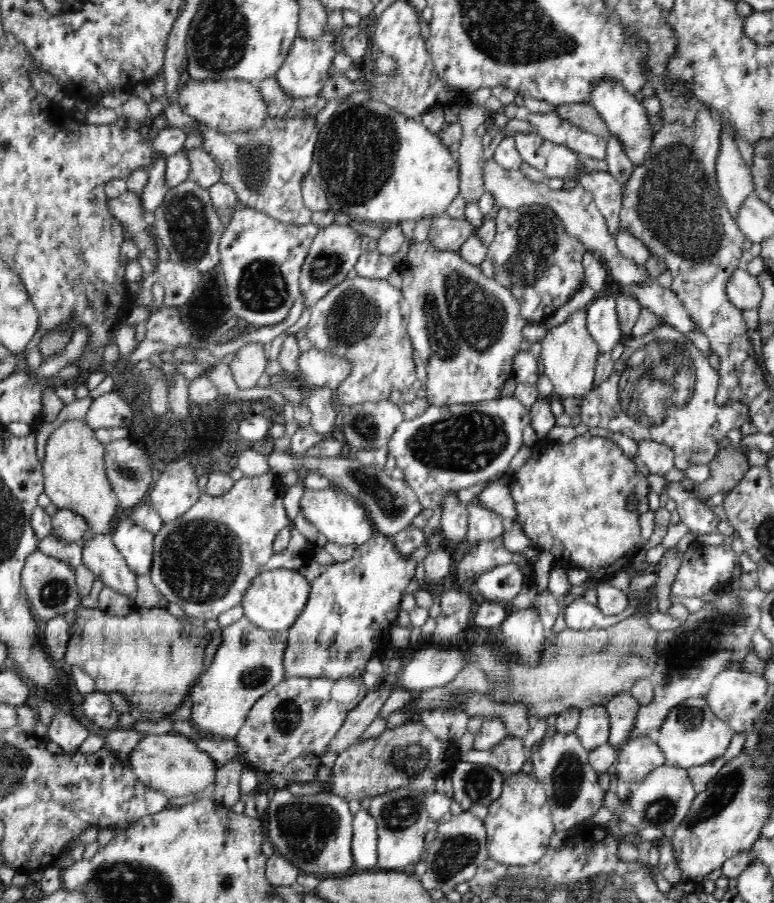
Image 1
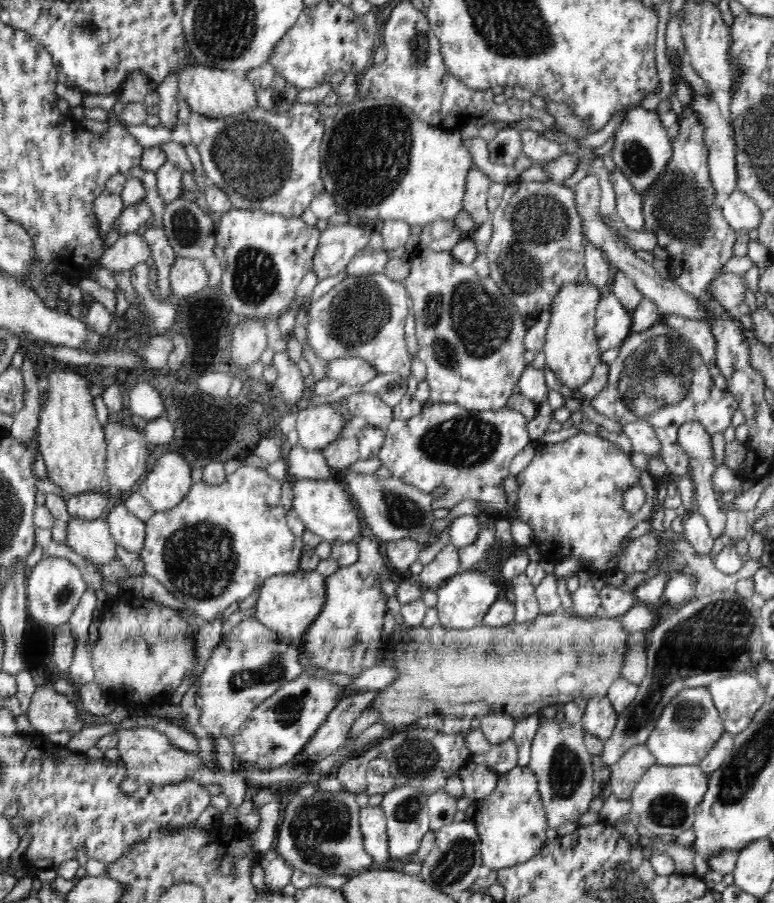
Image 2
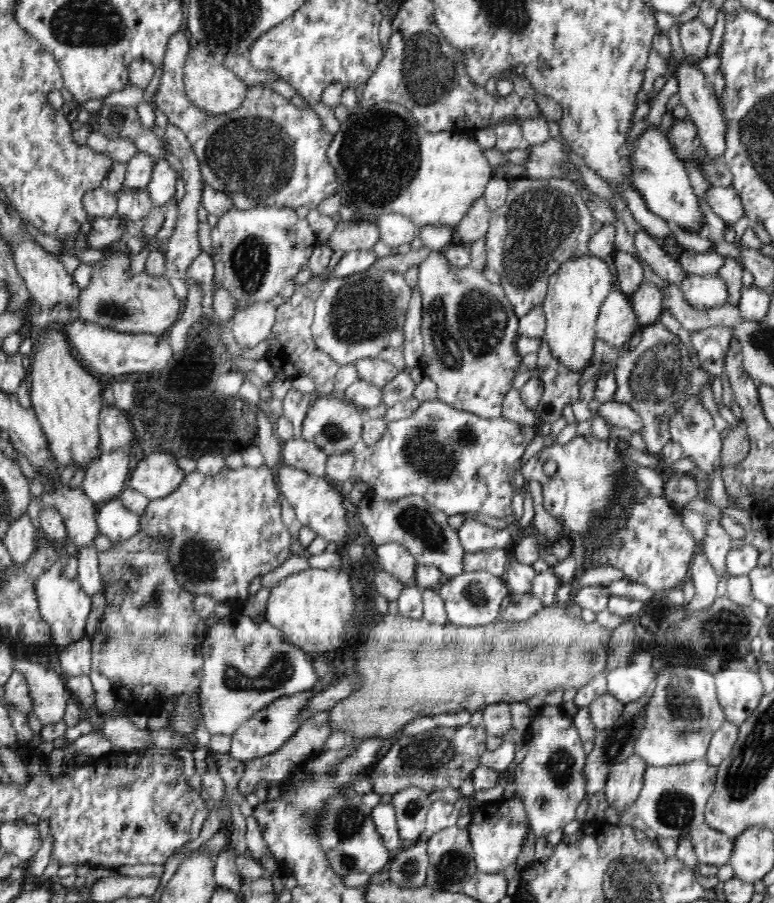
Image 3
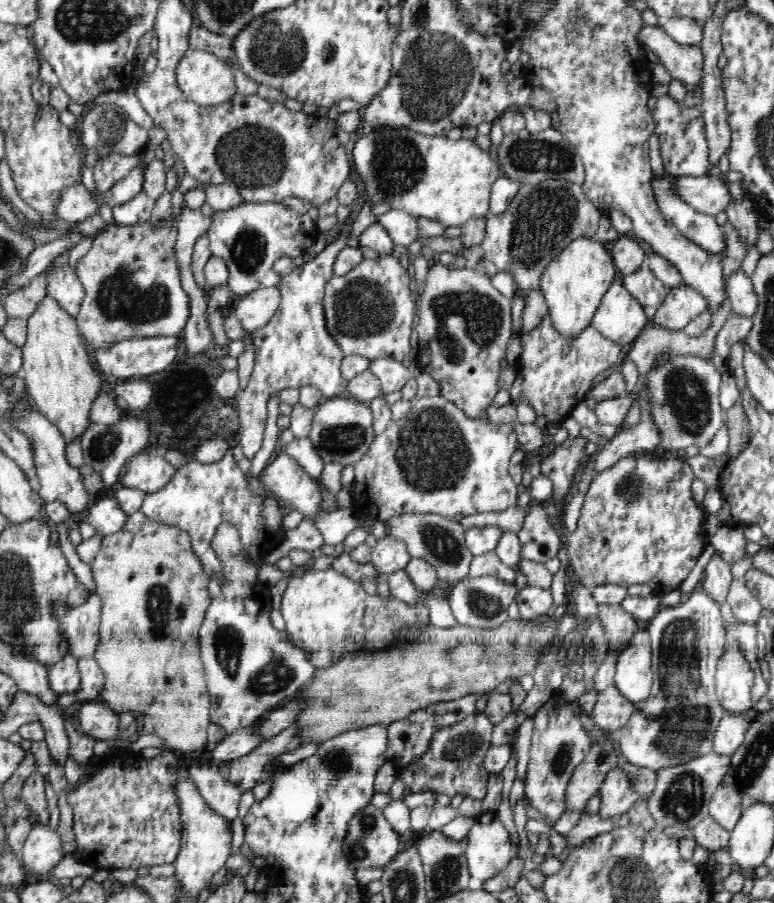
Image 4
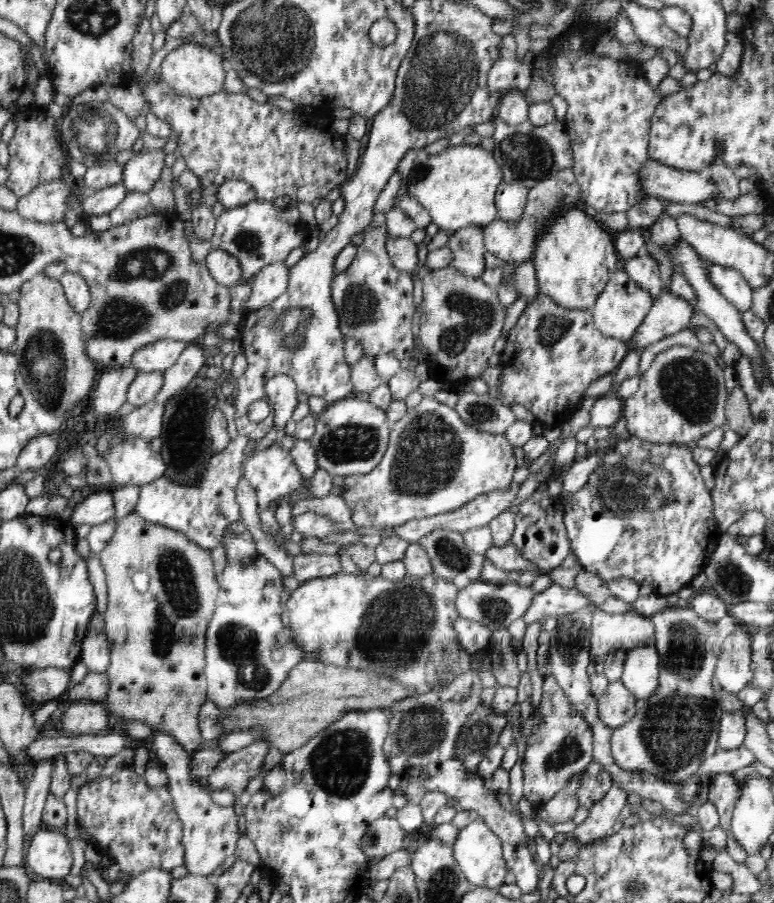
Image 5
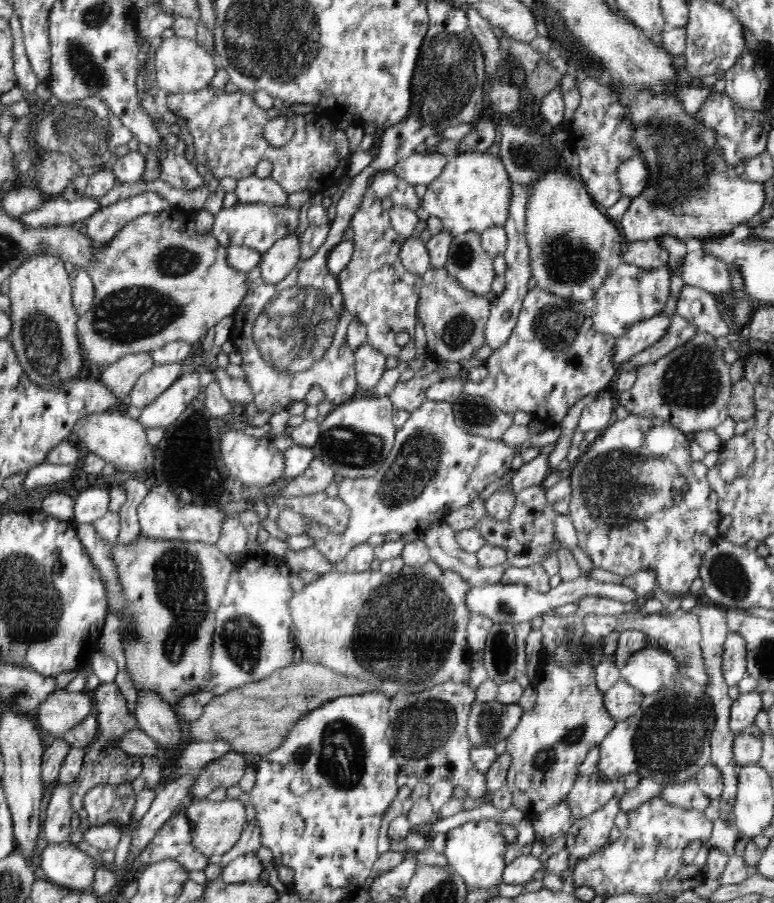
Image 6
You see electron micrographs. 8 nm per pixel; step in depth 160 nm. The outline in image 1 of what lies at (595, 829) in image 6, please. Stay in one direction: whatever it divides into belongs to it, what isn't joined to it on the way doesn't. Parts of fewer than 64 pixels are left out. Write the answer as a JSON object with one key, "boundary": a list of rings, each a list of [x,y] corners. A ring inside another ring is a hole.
{"boundary":[[[648,735],[628,740],[607,772],[610,775],[610,791],[624,802],[631,796],[636,784],[665,762],[660,747]]]}

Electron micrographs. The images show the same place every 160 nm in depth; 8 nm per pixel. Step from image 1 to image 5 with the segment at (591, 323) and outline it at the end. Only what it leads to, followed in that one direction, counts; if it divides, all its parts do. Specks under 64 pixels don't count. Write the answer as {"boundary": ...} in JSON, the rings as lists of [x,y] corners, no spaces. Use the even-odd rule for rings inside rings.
{"boundary":[[[620,269],[614,272],[604,290],[598,295],[591,309],[593,322],[598,331],[604,335],[630,344],[630,340],[635,336],[653,304],[654,298],[651,294],[646,292],[646,289],[640,288],[624,269]]]}

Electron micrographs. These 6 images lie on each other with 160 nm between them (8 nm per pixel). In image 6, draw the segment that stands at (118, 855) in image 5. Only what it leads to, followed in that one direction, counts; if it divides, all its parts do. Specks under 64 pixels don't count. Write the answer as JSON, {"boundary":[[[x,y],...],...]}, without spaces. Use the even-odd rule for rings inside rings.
{"boundary":[[[98,784],[84,796],[84,808],[91,827],[113,825],[123,831],[132,822],[136,794],[131,784]],[[185,814],[172,816],[166,824],[156,832],[152,842],[138,854],[134,860],[134,869],[142,869],[145,865],[172,859],[182,869],[204,871],[211,863],[198,849],[192,845],[192,828]]]}

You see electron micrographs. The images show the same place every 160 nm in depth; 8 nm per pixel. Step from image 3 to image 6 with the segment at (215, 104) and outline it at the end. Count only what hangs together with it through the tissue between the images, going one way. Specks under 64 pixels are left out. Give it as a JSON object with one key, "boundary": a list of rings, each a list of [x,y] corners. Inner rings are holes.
{"boundary":[[[173,35],[162,40],[155,52],[155,70],[158,93],[153,93],[156,111],[161,116],[169,111],[167,104],[169,95],[180,95],[181,92],[201,91],[210,87],[216,74],[214,56],[209,54],[194,39]]]}

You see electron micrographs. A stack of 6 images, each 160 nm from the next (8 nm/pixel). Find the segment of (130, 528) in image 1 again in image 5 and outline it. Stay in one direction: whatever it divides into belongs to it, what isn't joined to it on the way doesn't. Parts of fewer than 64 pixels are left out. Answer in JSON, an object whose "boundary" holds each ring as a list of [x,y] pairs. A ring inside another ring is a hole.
{"boundary":[[[98,491],[74,505],[70,522],[93,527],[108,522],[110,518],[115,518],[113,496],[110,491]]]}

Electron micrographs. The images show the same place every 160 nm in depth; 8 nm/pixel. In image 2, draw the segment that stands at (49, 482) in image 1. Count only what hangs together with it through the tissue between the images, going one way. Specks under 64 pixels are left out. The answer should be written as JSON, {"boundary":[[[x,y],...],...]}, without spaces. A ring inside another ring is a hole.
{"boundary":[[[59,363],[56,365],[45,385],[44,393],[47,393],[45,407],[39,414],[39,448],[42,453],[42,463],[47,470],[47,478],[70,496],[82,494],[82,492],[108,492],[111,484],[108,482],[105,469],[107,443],[104,429],[96,419],[94,403],[92,403],[93,397],[90,395],[92,386],[73,368]]]}

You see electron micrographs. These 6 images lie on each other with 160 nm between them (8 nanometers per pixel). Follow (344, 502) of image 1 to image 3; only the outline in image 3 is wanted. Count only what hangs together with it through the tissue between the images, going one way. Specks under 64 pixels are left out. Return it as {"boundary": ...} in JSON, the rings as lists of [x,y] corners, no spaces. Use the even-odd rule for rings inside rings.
{"boundary":[[[285,462],[278,468],[278,488],[282,498],[290,502],[295,514],[304,527],[311,528],[327,542],[346,543],[348,522],[341,492],[337,492],[325,477],[317,477],[302,469],[288,466]]]}

